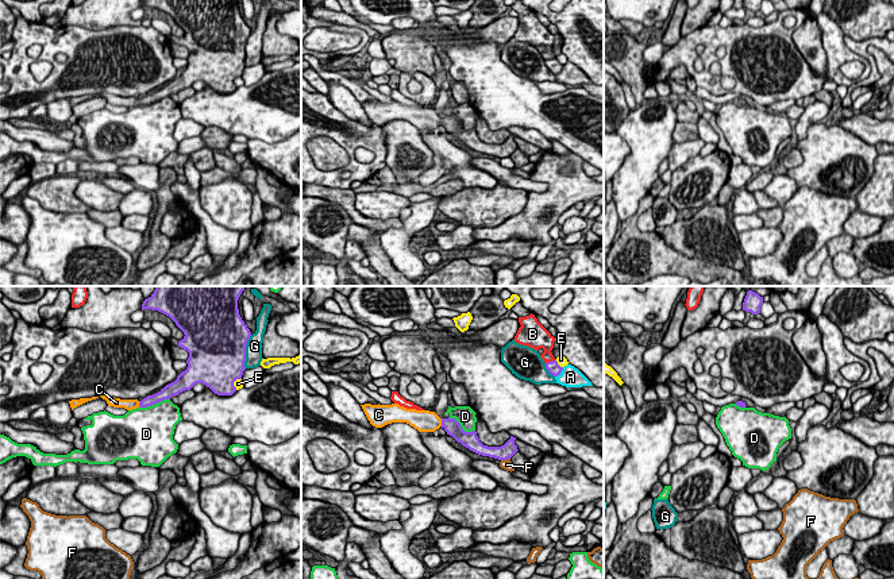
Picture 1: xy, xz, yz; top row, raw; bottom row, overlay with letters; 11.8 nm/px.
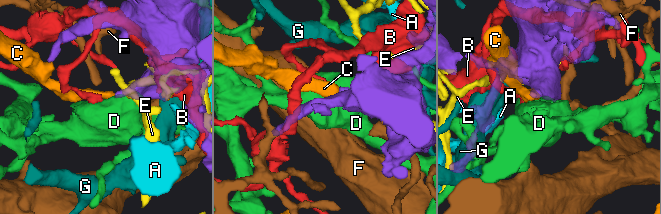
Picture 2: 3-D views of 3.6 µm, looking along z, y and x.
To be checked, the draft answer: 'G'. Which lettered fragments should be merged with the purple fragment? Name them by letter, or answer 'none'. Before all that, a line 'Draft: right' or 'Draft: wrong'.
Draft: wrong
C

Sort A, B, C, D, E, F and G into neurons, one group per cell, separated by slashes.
A / B / C / D / E / F / G

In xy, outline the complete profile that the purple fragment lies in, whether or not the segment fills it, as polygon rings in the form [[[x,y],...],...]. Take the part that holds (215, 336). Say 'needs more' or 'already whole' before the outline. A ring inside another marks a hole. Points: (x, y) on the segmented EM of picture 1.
needs more; [[[155,286],[154,293],[142,304],[142,310],[158,310],[169,316],[184,332],[184,339],[178,347],[189,352],[188,367],[177,379],[158,393],[147,395],[142,401],[120,399],[100,395],[108,406],[132,410],[147,408],[163,399],[170,399],[185,390],[190,390],[196,383],[203,383],[217,395],[232,395],[236,391],[234,382],[242,379],[246,370],[246,346],[251,336],[250,329],[242,320],[238,309],[238,300],[246,286]]]

